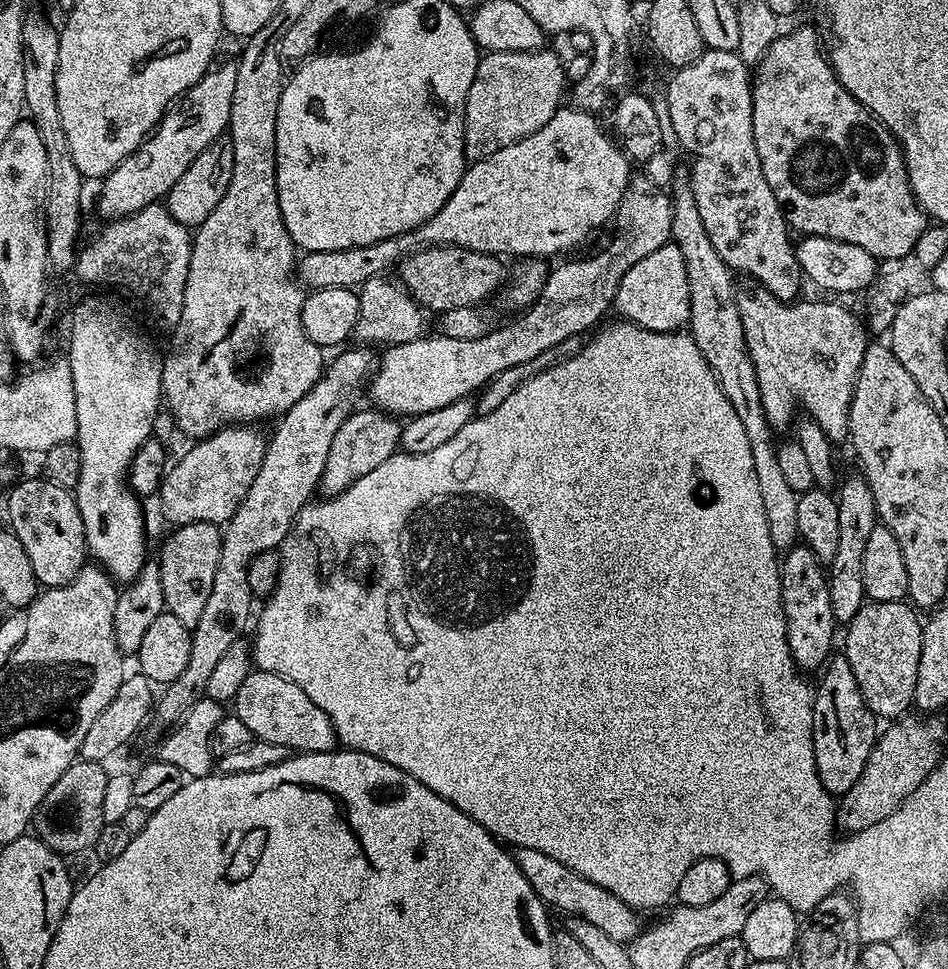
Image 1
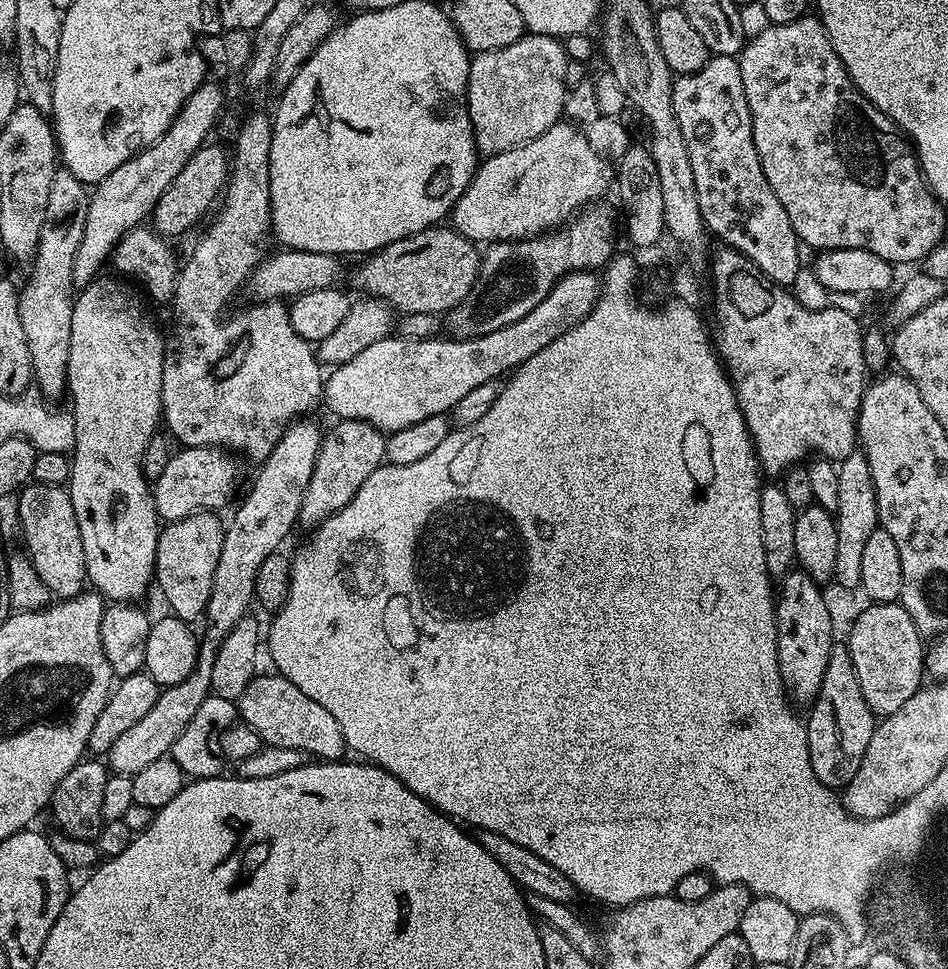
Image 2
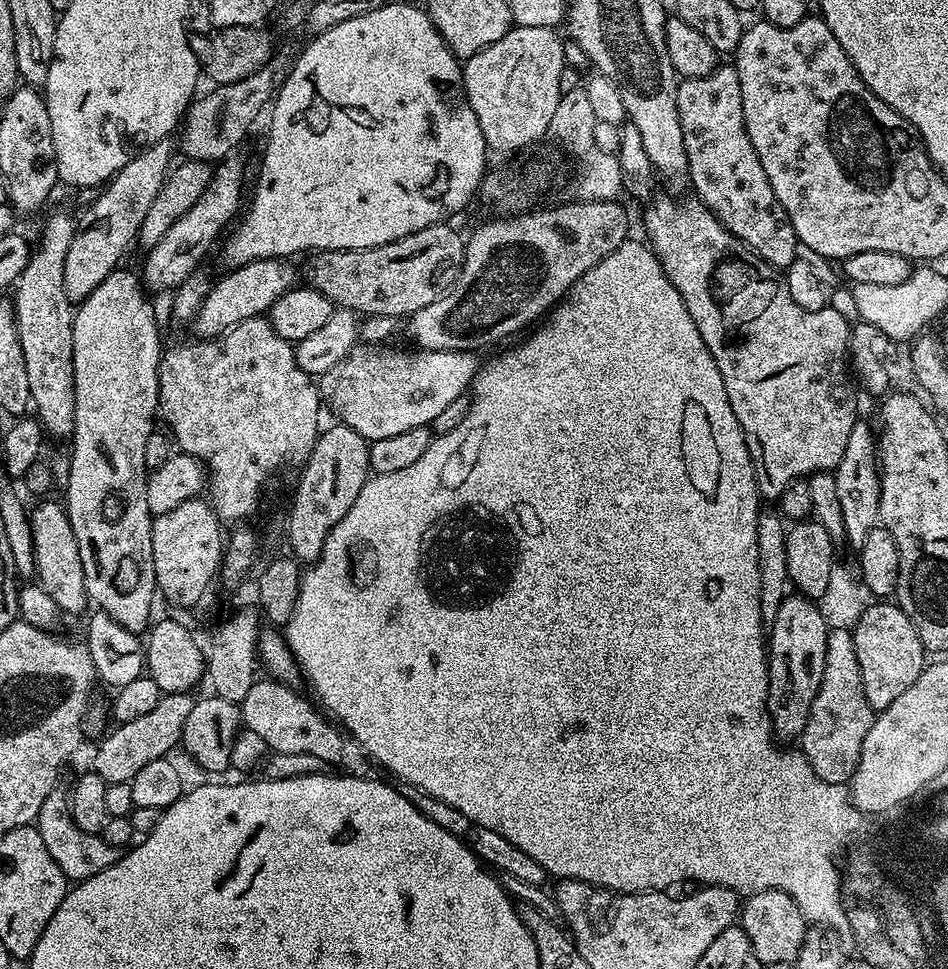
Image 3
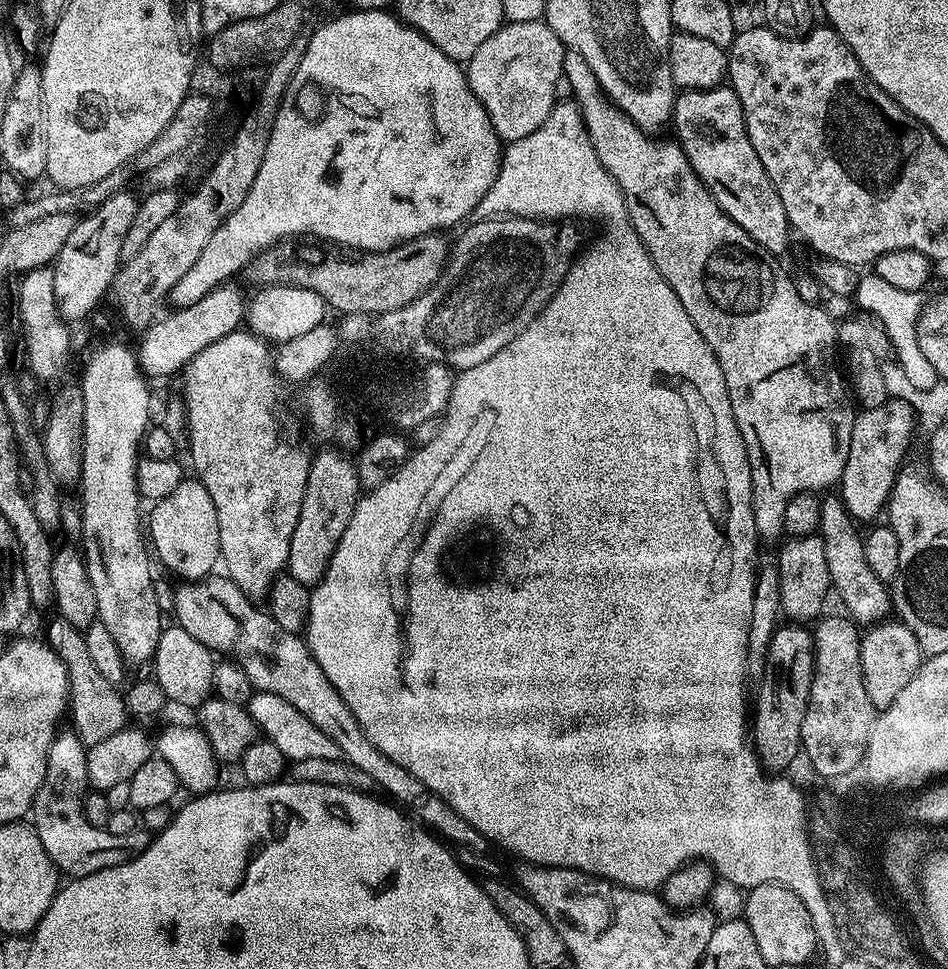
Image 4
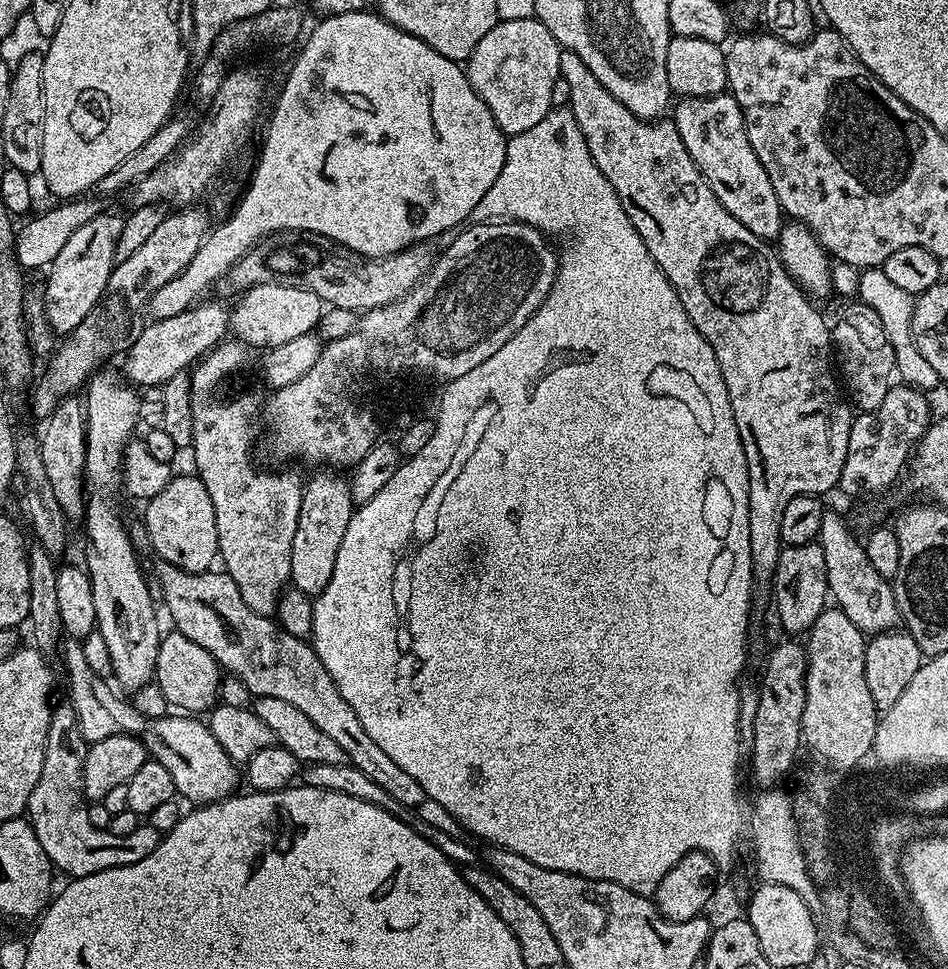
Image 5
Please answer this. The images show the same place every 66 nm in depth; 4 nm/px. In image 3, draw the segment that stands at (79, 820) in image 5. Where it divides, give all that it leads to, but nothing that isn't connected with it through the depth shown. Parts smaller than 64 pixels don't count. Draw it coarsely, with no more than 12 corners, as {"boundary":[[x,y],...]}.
{"boundary":[[69,789],[46,794],[34,826],[69,882],[114,866],[118,849],[86,834]]}

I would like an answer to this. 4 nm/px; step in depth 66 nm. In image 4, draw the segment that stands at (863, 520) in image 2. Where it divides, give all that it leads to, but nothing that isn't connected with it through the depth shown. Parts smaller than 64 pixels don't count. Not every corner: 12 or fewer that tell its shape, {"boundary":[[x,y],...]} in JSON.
{"boundary":[[912,407],[857,411],[839,498],[856,522],[885,511]]}

